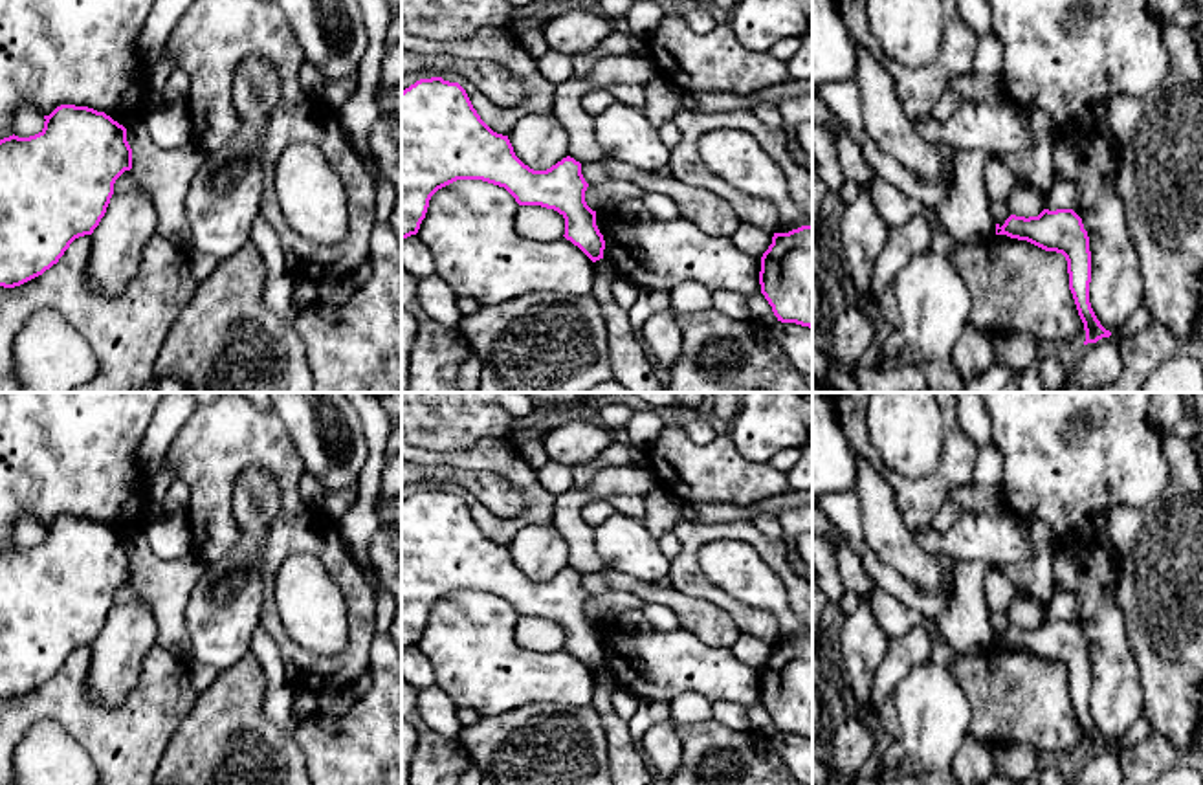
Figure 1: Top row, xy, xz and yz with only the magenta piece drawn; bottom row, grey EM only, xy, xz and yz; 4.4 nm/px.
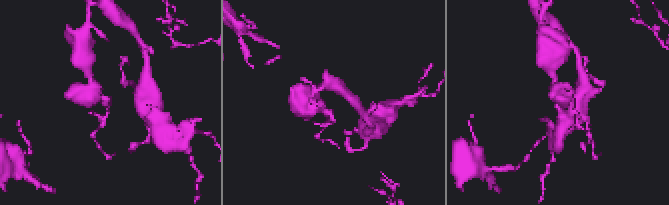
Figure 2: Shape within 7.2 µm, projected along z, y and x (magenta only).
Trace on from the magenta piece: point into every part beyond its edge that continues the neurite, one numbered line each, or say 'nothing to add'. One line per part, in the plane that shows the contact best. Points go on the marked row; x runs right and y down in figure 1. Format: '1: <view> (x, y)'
nothing to add

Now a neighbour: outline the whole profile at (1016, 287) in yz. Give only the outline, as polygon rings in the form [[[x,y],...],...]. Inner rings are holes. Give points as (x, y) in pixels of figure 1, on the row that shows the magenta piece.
[[[994,235],[983,242],[957,242],[946,257],[972,293],[968,323],[977,330],[988,336],[1025,332],[1051,350],[1084,345],[1086,330],[1062,253]]]

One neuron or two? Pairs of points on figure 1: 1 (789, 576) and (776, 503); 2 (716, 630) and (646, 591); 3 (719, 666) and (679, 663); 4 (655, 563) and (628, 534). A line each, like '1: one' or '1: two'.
1: two
2: one
3: one
4: one

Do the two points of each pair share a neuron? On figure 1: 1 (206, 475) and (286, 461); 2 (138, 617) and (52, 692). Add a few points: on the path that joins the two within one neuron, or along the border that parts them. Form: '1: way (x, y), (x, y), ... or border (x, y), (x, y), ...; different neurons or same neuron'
1: way (226, 455), (266, 455); same neuron
2: border (92, 646), (85, 683), (85, 696), (90, 703); different neurons

